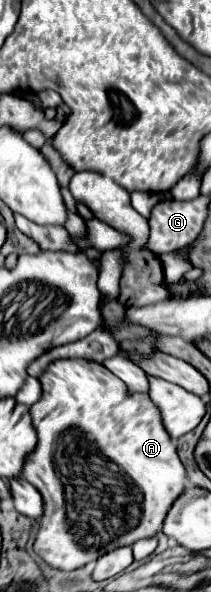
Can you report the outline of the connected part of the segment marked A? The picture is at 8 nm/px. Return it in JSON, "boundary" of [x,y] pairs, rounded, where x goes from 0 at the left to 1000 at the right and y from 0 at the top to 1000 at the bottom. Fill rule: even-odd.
{"boundary":[[[384,605],[242,611],[223,618],[223,625],[185,635],[185,645],[204,652],[204,666],[194,666],[185,679],[166,679],[147,686],[147,709],[156,709],[156,723],[175,730],[185,747],[175,747],[166,770],[137,774],[137,784],[118,784],[118,797],[109,797],[109,807],[137,811],[194,831],[194,838],[213,845],[213,872],[185,878],[185,895],[175,895],[175,909],[166,909],[166,932],[223,953],[242,953],[280,963],[355,963],[355,959],[384,959],[422,949],[450,949],[469,939],[488,939],[498,932],[517,932],[536,926],[564,926],[592,919],[640,919],[659,909],[744,902],[773,889],[773,878],[782,878],[791,861],[810,858],[820,845],[877,828],[886,801],[877,801],[877,791],[839,770],[839,753],[829,753],[820,740],[773,723],[763,696],[744,693],[744,686],[725,682],[706,666],[611,662],[592,645],[573,645],[555,635],[536,635],[488,615],[384,608]]]}

